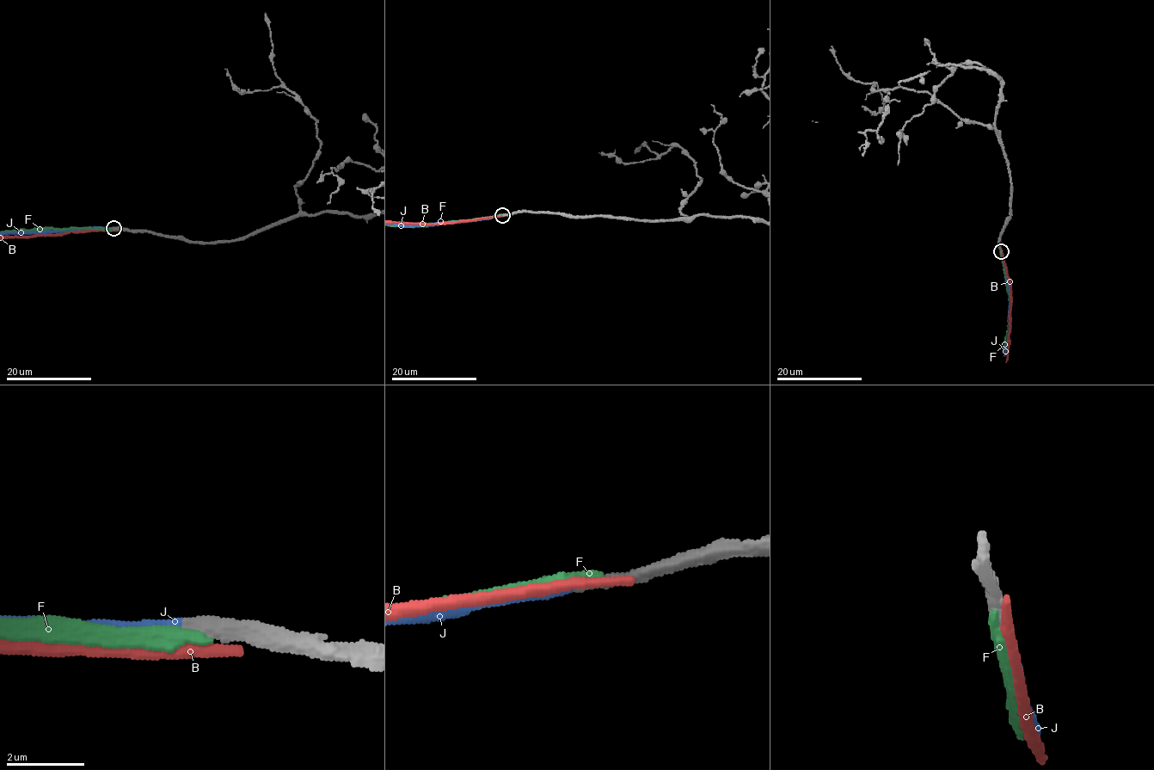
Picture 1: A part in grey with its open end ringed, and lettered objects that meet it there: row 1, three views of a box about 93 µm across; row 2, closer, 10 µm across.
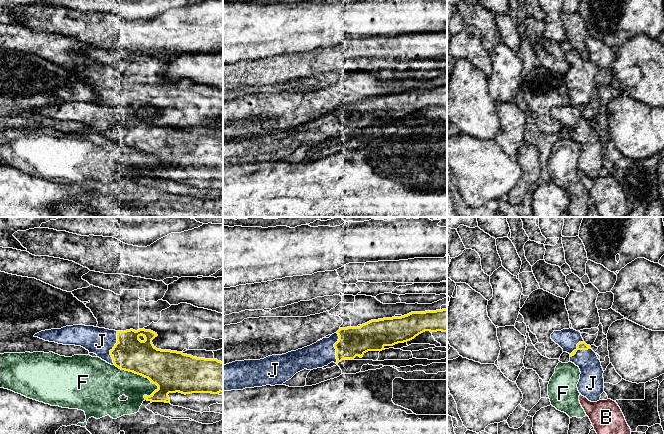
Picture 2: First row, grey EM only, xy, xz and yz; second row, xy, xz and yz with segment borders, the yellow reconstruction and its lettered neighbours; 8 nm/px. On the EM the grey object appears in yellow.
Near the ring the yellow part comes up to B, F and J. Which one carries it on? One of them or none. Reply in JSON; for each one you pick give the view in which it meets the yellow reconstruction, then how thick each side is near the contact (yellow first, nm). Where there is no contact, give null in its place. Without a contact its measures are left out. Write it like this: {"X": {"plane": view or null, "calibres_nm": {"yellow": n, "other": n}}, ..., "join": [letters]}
{"J": {"plane": "yz", "calibres_nm": {"yellow": 60, "other": 190}}, "join": ["J"]}

